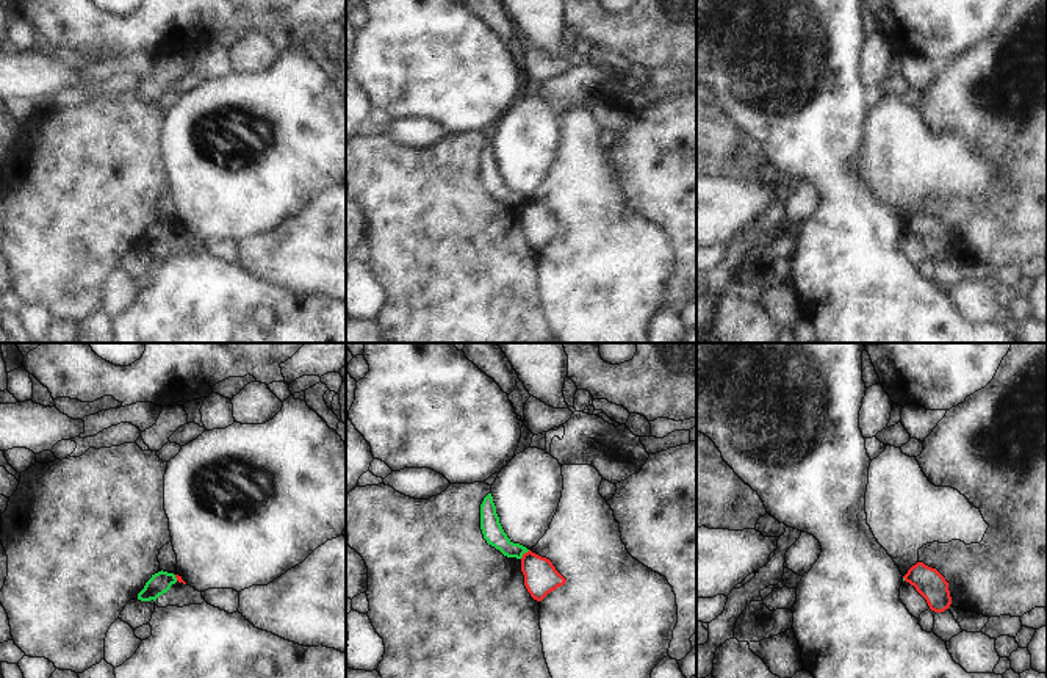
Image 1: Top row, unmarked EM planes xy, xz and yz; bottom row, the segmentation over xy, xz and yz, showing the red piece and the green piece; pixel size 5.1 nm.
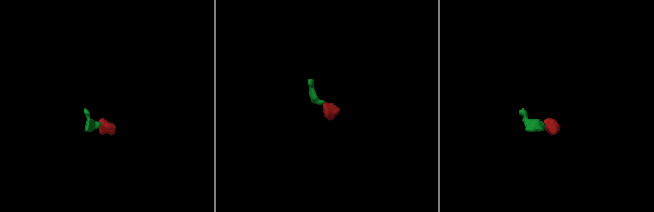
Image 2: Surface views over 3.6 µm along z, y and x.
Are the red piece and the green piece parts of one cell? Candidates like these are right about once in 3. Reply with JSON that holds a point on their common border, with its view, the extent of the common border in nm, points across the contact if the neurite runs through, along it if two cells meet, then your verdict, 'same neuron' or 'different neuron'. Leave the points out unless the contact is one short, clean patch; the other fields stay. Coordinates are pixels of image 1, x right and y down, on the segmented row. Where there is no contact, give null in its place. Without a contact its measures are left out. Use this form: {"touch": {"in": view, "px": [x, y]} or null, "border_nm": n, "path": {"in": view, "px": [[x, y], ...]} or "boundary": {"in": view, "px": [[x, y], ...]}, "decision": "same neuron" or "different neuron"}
{"touch": {"in": "xz", "px": [525, 553]}, "border_nm": 70, "boundary": {"in": "xz", "px": [[529, 550], [520, 558]]}, "decision": "different neuron"}

